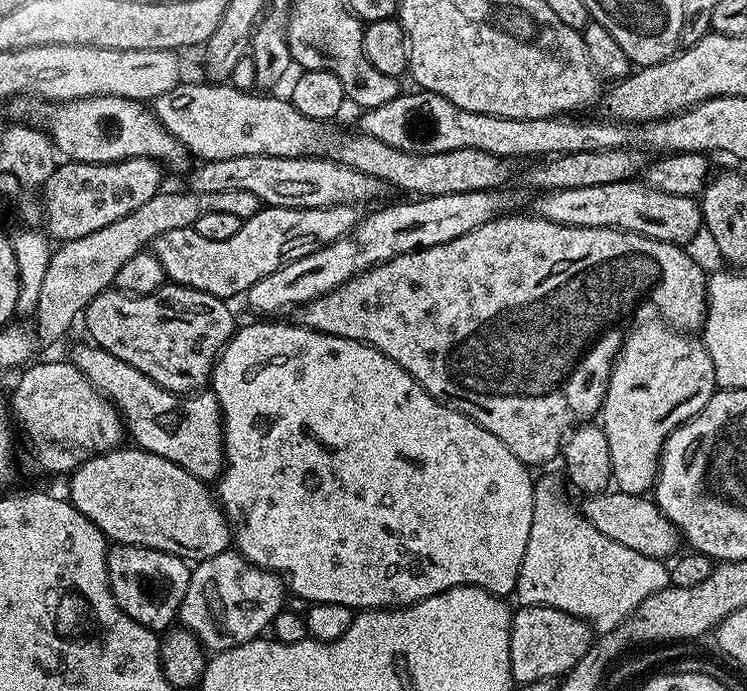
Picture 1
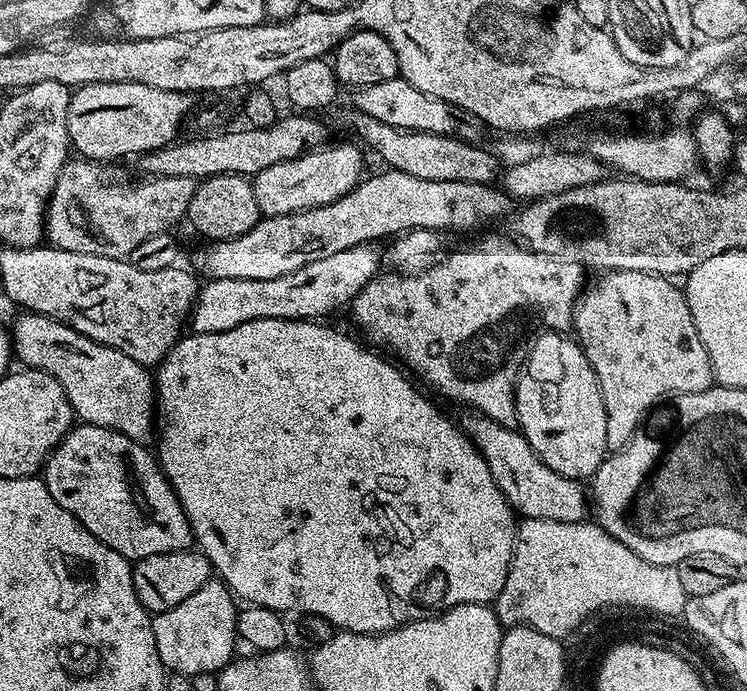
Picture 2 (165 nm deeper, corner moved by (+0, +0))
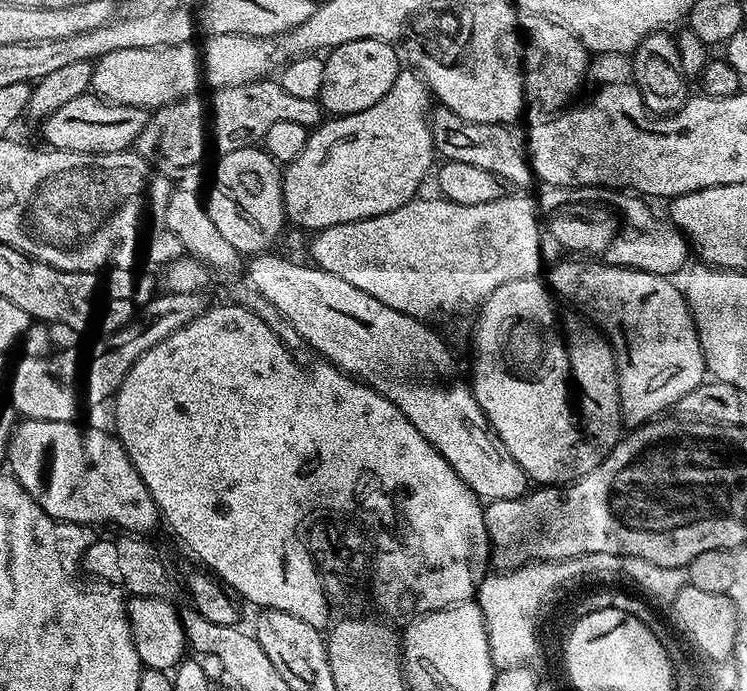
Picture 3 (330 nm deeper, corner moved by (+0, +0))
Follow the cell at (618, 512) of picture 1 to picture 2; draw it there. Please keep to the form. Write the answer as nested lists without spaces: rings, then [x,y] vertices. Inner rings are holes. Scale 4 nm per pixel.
[[[468,414],[462,420],[462,427],[464,433],[472,437],[482,458],[486,458],[490,474],[494,474],[494,482],[498,482],[498,490],[502,490],[513,512],[524,518],[575,524],[587,517],[584,515],[590,512],[590,496],[585,485],[574,478],[566,478],[566,474],[558,474],[558,470],[550,470],[550,466],[546,466],[532,450],[530,442],[526,442],[523,432],[479,414]]]

